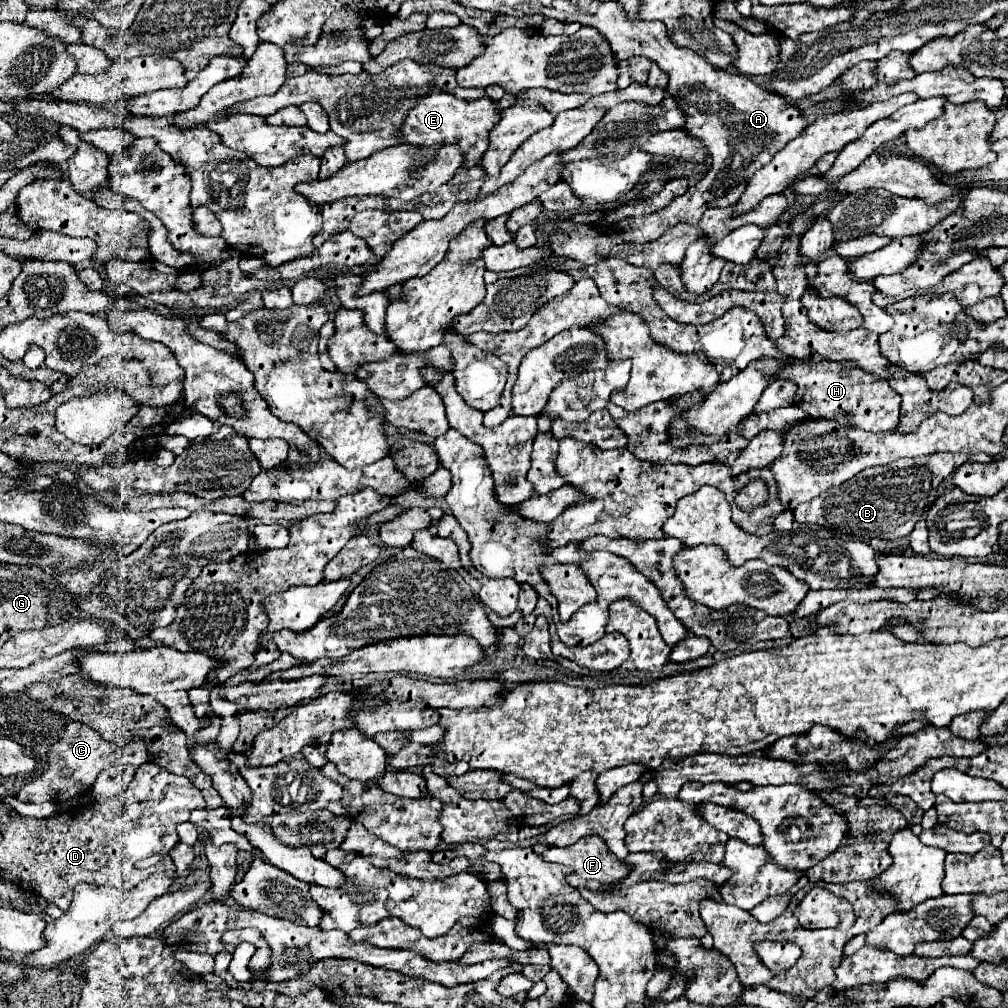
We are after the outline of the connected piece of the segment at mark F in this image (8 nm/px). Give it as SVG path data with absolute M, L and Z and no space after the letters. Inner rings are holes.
M586 835L570 847L548 847L542 853L542 859L570 867L572 871L566 875L566 881L572 887L590 887L590 891L608 891L610 883L620 881L630 871L630 867L626 867L624 861L620 861L612 851L608 851L606 843L596 835Z

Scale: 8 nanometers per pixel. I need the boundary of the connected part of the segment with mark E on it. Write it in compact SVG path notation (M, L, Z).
M432 91L408 113L408 117L402 123L404 127L400 127L400 131L404 131L404 143L418 145L424 151L432 151L432 153L436 153L440 149L440 145L458 143L466 157L464 165L474 167L474 165L478 165L480 153L486 151L488 131L498 121L500 121L500 109L488 97L482 97L476 101L464 101L450 93Z

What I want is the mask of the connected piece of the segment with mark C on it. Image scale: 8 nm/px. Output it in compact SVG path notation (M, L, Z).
M70 721L66 723L60 739L54 741L48 751L48 769L34 781L26 783L16 797L18 801L24 803L44 803L44 801L58 803L78 793L84 793L92 787L98 773L108 769L118 759L118 755L120 755L120 747L116 743L104 741L98 731L90 729L80 721Z

